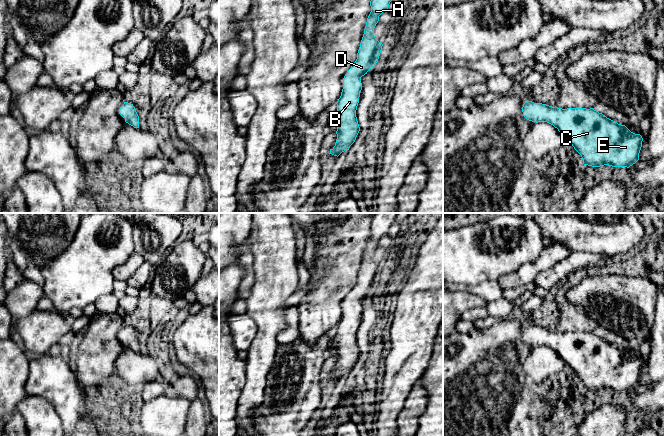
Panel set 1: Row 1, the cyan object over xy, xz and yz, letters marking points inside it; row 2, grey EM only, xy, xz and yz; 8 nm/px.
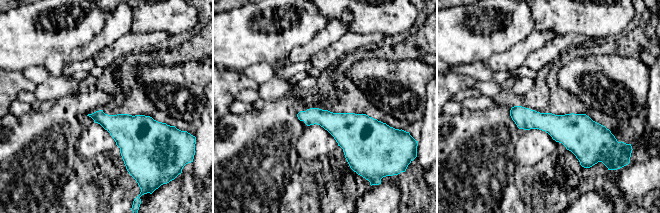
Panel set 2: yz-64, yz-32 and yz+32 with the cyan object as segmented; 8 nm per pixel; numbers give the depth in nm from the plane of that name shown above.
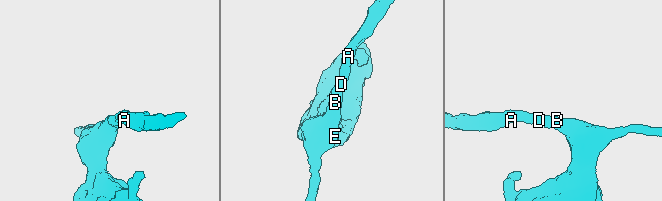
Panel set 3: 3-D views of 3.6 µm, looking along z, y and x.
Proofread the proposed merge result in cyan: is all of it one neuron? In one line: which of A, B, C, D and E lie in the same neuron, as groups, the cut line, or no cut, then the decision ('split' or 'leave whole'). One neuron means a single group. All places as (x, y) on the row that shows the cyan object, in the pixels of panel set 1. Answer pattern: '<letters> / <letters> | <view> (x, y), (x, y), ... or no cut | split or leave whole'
A B C D E | no cut | leave whole

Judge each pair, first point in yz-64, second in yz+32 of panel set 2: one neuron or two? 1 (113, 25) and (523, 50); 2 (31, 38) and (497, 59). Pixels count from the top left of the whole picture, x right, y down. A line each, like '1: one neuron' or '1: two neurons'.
1: one neuron
2: two neurons

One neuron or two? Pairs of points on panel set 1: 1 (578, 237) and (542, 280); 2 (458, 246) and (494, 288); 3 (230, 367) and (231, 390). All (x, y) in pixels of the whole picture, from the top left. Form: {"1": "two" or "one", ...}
{"1": "two", "2": "two", "3": "one"}

